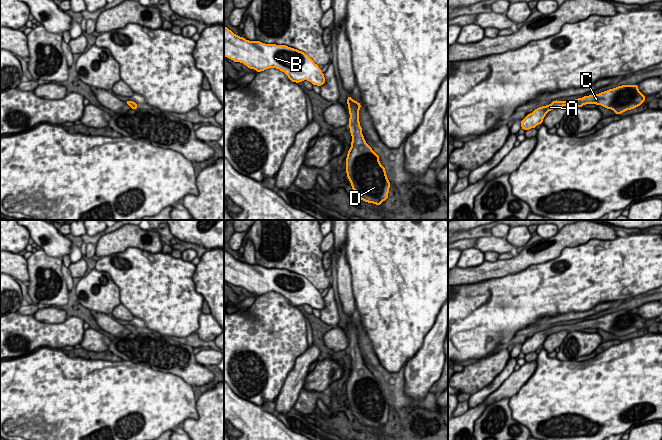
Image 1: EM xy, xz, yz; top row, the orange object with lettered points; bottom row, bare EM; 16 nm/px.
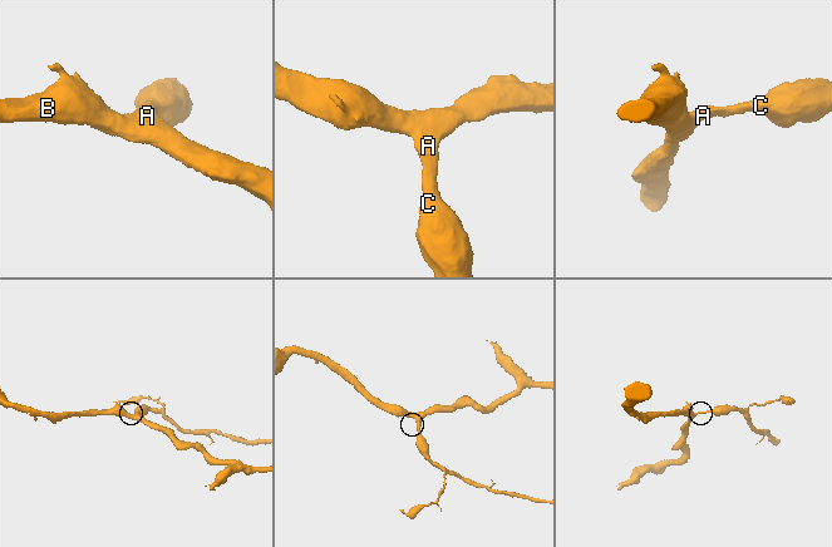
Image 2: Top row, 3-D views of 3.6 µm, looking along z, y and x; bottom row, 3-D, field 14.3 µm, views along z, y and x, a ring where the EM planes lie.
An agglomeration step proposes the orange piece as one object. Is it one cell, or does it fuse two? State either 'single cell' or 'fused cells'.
single cell

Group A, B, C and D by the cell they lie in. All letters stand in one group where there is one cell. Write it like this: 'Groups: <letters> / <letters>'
Groups: A B C D

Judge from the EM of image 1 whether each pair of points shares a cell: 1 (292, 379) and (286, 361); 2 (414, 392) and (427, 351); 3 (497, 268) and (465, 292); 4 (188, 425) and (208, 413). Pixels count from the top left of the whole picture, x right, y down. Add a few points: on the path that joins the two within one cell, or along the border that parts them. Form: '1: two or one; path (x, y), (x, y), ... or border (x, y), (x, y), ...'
1: two; border (303, 352), (296, 358), (279, 392)
2: one; path (418, 382), (420, 373), (425, 368), (427, 361)
3: two; border (502, 276), (496, 279), (458, 285)
4: one; path (193, 425), (196, 425), (203, 418)

